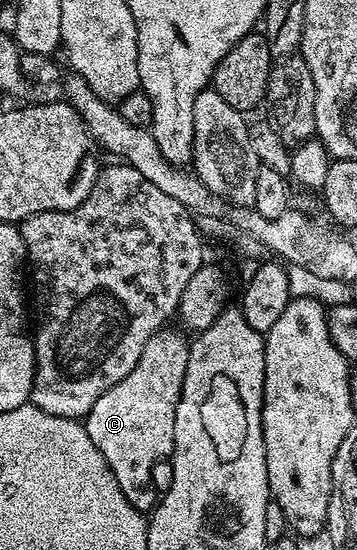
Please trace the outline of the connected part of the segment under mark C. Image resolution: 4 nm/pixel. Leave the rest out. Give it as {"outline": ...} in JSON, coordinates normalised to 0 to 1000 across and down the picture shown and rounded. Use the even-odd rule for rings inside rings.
{"outline":[[[479,593],[434,604],[429,615],[406,622],[384,665],[373,665],[339,695],[294,709],[238,760],[249,796],[261,796],[261,811],[283,818],[305,855],[317,855],[339,898],[403,935],[420,933],[440,915],[420,856],[434,842],[471,835],[490,818],[490,747],[513,715],[535,642],[527,613],[501,604],[487,604]]]}

